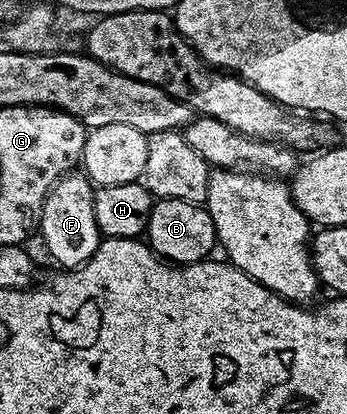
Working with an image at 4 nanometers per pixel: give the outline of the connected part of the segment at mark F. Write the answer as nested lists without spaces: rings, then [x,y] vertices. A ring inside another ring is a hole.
[[[69,173],[52,186],[46,197],[39,234],[44,235],[44,243],[48,246],[49,253],[61,263],[61,268],[79,267],[98,249],[102,236],[94,217],[95,196],[94,184],[87,175]]]

